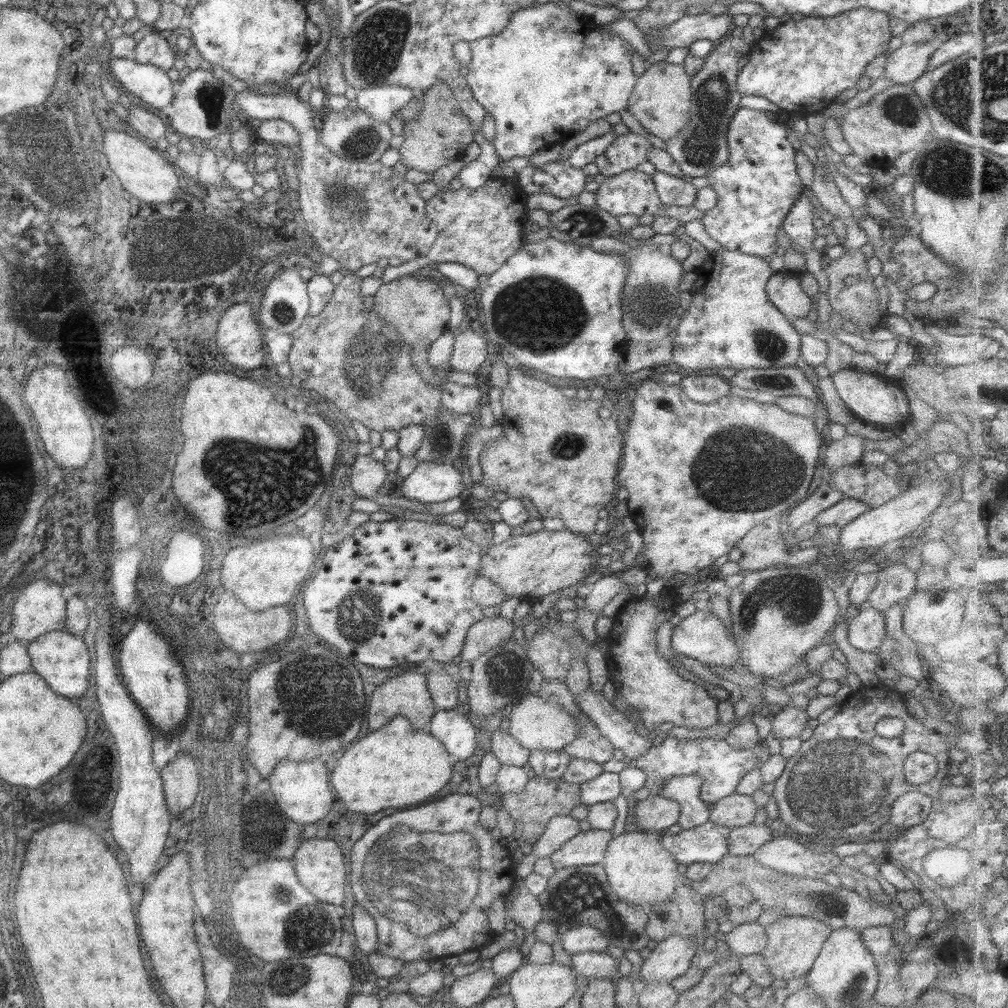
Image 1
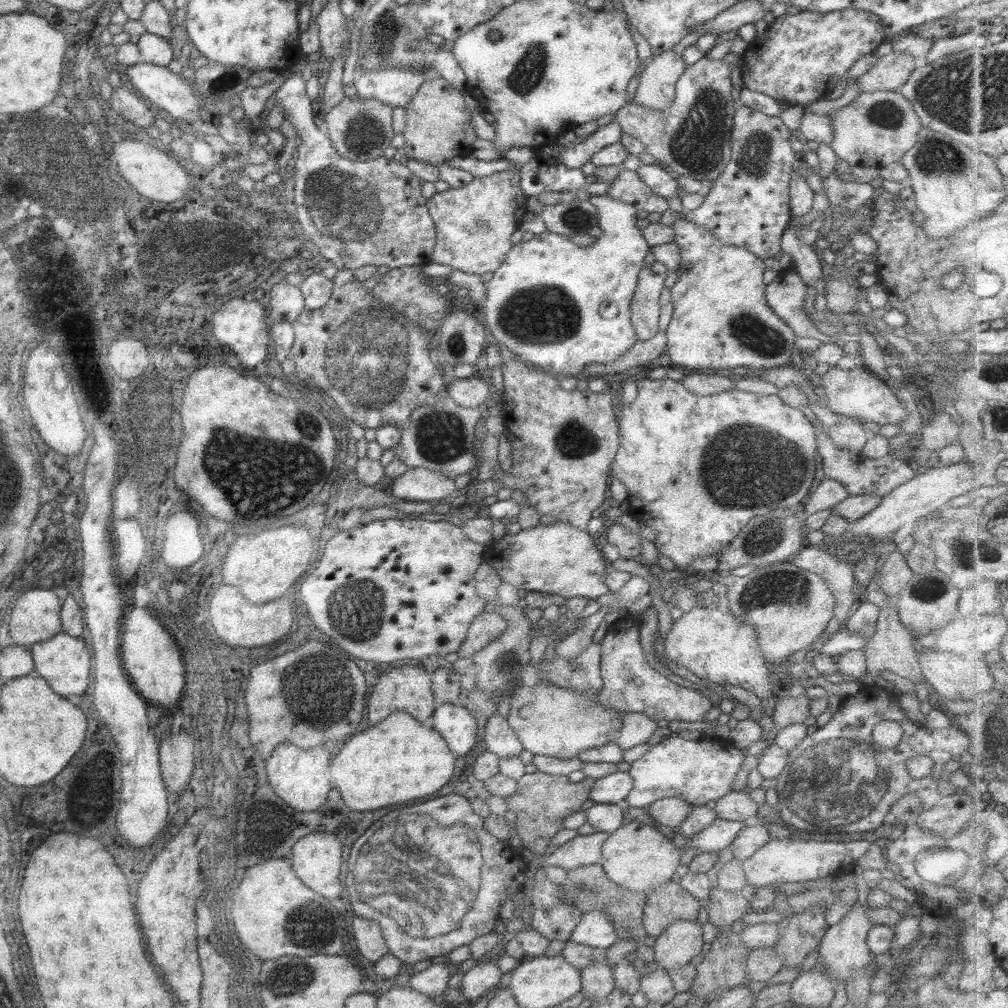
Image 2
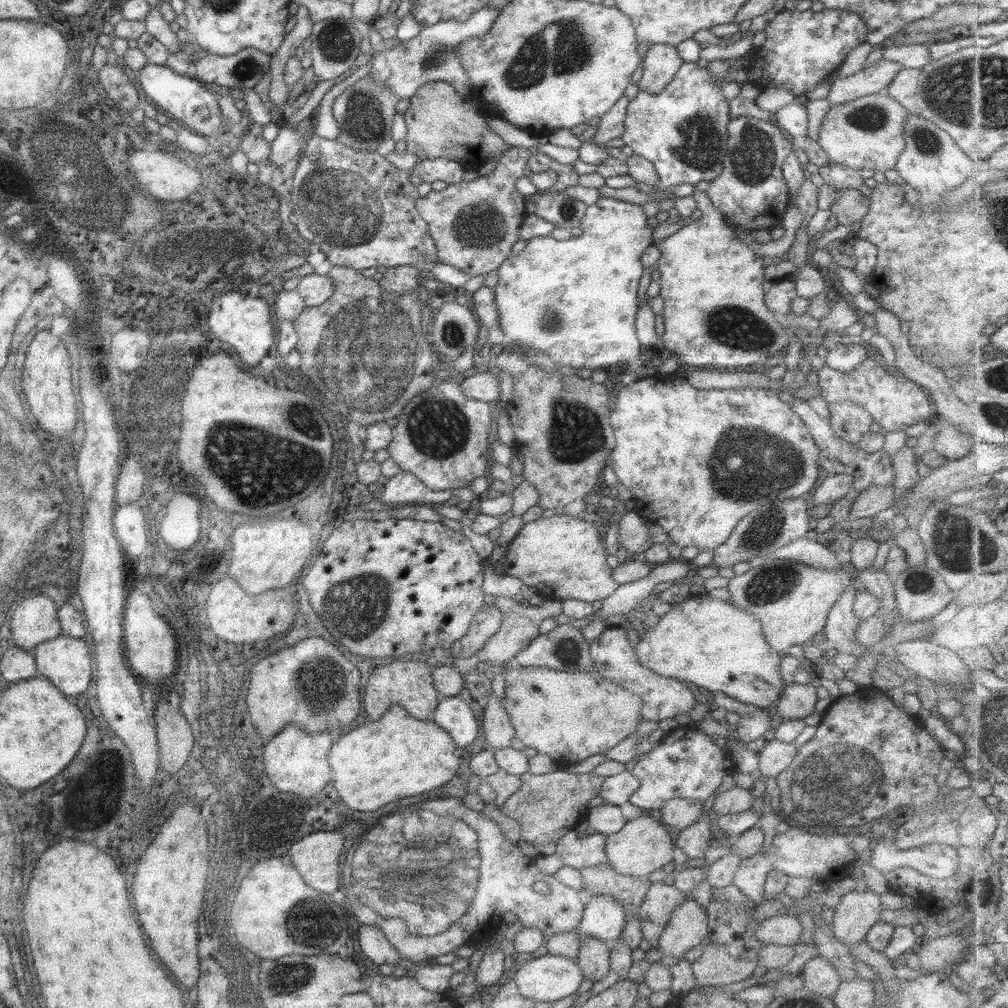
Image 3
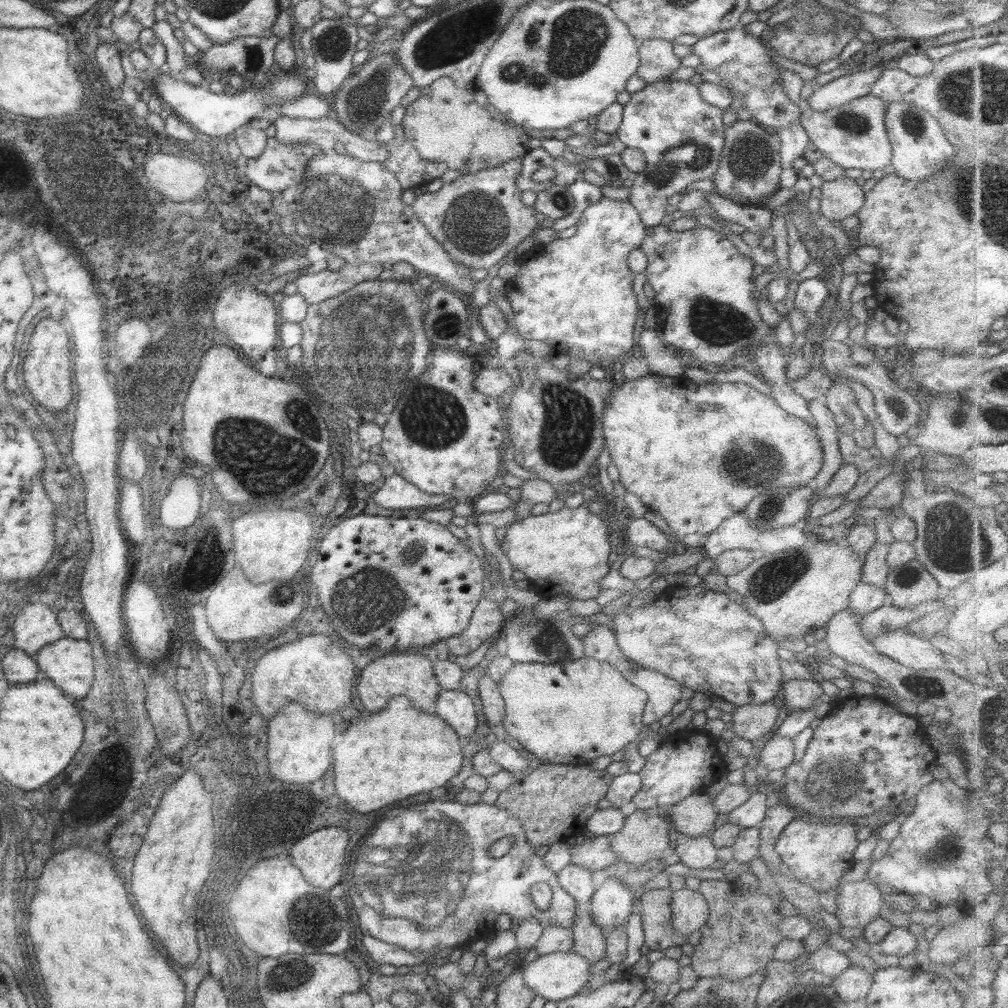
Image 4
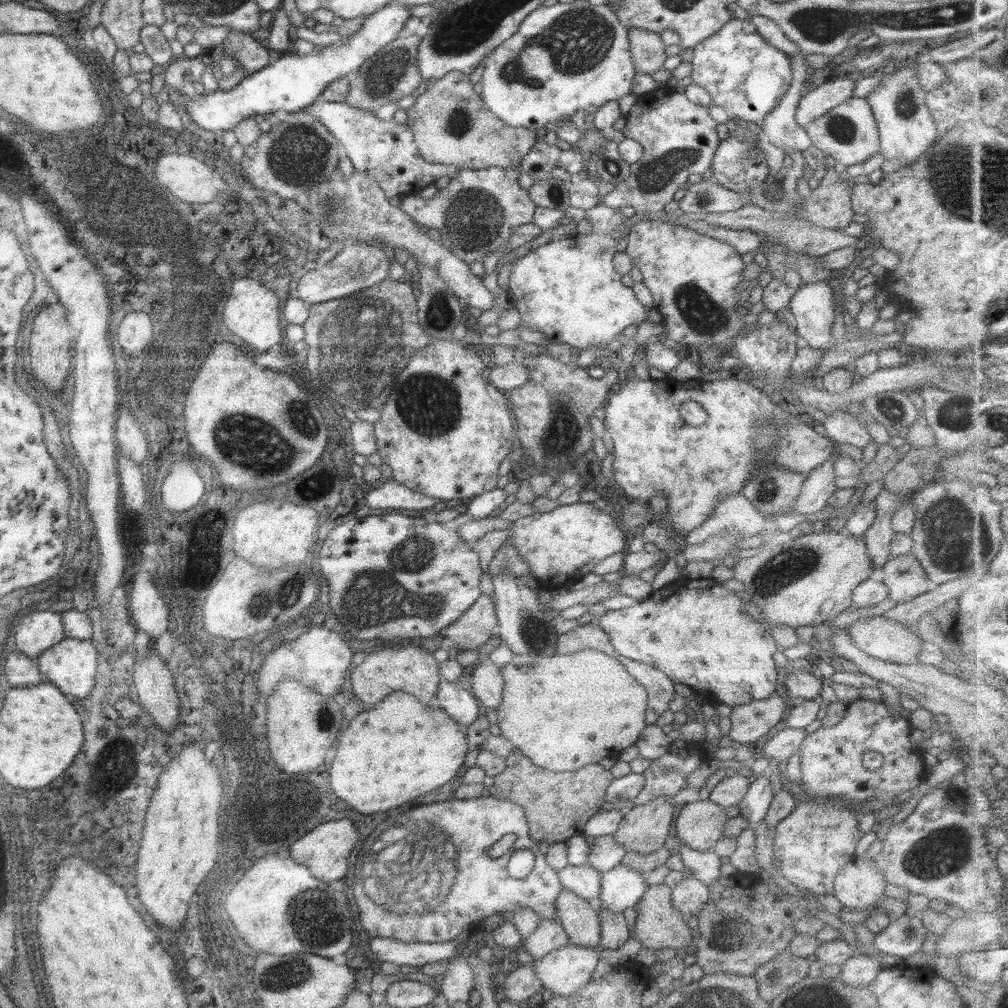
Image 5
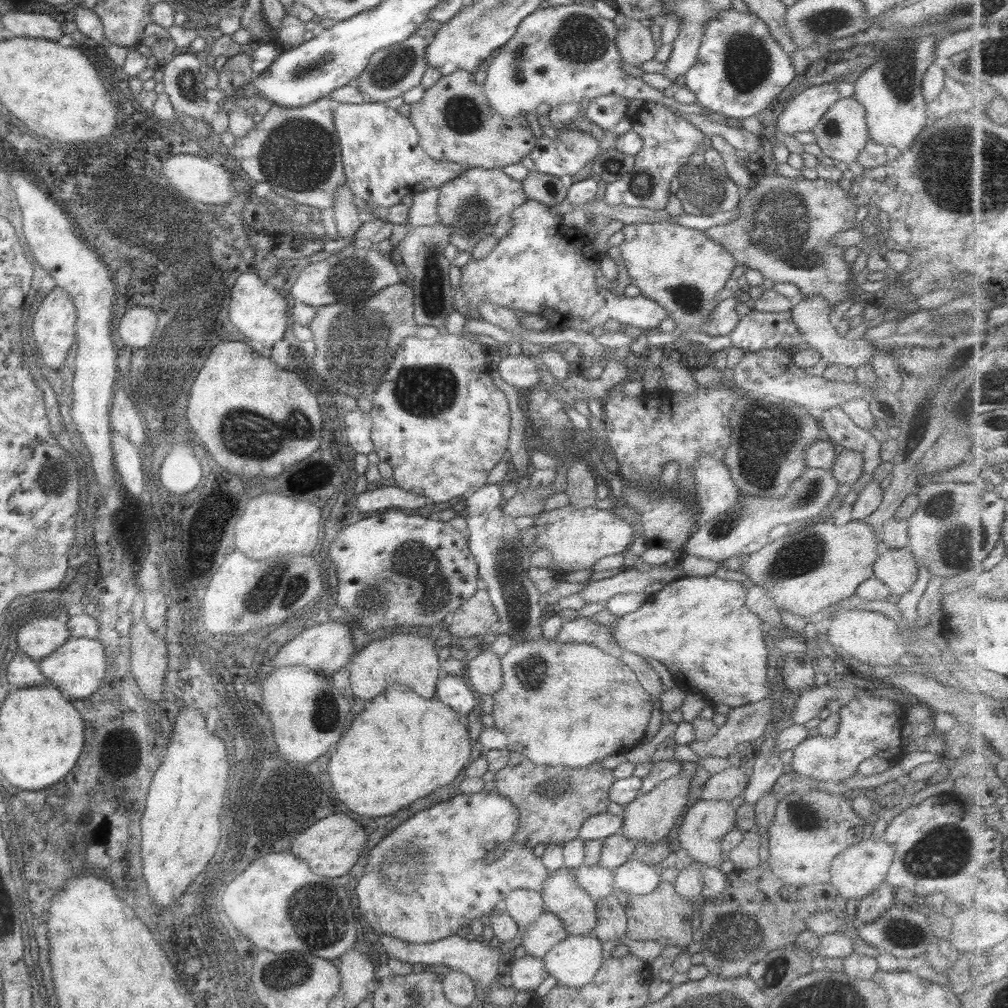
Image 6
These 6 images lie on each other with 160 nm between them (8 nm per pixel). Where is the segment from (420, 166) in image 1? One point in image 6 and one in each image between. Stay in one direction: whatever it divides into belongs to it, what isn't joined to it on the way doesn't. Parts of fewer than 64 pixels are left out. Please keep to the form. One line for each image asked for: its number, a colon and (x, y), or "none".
2: (437, 127)
3: (440, 123)
4: (443, 124)
5: (449, 125)
6: (454, 123)

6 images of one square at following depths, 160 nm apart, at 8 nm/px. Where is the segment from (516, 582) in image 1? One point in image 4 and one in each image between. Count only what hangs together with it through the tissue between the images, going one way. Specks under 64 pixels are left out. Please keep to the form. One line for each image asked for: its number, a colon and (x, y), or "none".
2: (556, 559)
3: (560, 557)
4: (564, 552)

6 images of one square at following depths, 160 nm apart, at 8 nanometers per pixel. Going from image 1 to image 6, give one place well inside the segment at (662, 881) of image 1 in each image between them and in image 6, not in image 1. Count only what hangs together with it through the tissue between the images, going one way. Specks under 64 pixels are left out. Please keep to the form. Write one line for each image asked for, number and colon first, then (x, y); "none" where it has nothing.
2: (638, 858)
3: (642, 845)
4: (642, 837)
5: (643, 829)
6: (648, 817)

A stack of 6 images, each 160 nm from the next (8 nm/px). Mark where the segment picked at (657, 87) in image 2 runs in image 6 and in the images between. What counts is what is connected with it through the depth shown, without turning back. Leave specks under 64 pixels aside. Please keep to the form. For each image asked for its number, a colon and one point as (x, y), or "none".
3: (661, 61)
4: (656, 59)
5: (646, 48)
6: (635, 42)

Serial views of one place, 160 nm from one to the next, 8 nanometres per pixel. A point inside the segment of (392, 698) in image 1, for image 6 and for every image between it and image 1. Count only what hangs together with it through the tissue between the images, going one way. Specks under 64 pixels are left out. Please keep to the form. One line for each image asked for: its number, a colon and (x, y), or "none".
2: (407, 688)
3: (406, 682)
4: (411, 676)
5: (406, 667)
6: (409, 658)

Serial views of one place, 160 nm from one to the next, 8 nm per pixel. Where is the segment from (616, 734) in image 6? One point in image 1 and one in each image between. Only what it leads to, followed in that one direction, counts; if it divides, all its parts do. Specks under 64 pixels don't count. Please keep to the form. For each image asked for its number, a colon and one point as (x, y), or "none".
1: (538, 725)
2: (548, 720)
3: (568, 716)
4: (569, 714)
5: (564, 711)

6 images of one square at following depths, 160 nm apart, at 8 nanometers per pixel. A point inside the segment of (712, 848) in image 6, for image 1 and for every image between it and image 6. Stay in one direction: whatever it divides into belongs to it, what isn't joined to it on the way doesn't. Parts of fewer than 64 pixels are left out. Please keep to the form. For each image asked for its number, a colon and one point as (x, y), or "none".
1: (654, 814)
2: (668, 812)
3: (678, 813)
4: (694, 815)
5: (699, 824)

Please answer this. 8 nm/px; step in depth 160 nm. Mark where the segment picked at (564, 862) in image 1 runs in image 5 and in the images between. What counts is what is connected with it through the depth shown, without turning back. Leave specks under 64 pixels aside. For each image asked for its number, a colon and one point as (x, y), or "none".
2: (582, 850)
3: (575, 851)
4: (594, 854)
5: (604, 853)

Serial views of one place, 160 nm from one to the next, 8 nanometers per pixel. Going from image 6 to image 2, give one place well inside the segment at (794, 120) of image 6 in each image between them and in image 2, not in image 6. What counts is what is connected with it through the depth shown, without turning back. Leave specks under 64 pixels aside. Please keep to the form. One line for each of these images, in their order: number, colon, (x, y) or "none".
2: (892, 70)
3: (874, 78)
4: (857, 83)
5: (821, 98)

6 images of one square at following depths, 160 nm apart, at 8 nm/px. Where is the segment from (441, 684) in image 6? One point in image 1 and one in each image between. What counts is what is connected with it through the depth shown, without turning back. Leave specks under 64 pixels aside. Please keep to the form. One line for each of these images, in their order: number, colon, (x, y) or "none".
1: (453, 729)
2: (454, 723)
3: (451, 714)
4: (455, 708)
5: (461, 706)

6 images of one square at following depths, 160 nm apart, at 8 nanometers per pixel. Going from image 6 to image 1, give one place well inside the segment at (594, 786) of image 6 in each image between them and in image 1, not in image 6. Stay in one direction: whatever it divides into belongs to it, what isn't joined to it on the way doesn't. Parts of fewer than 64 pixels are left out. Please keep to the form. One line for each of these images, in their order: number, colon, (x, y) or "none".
1: (541, 798)
2: (540, 802)
3: (546, 806)
4: (551, 802)
5: (556, 805)

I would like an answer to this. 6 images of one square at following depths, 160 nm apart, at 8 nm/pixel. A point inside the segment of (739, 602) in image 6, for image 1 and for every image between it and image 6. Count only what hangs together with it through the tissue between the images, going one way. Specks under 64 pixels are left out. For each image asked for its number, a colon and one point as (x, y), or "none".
1: (701, 635)
2: (709, 642)
3: (705, 641)
4: (698, 637)
5: (696, 634)

